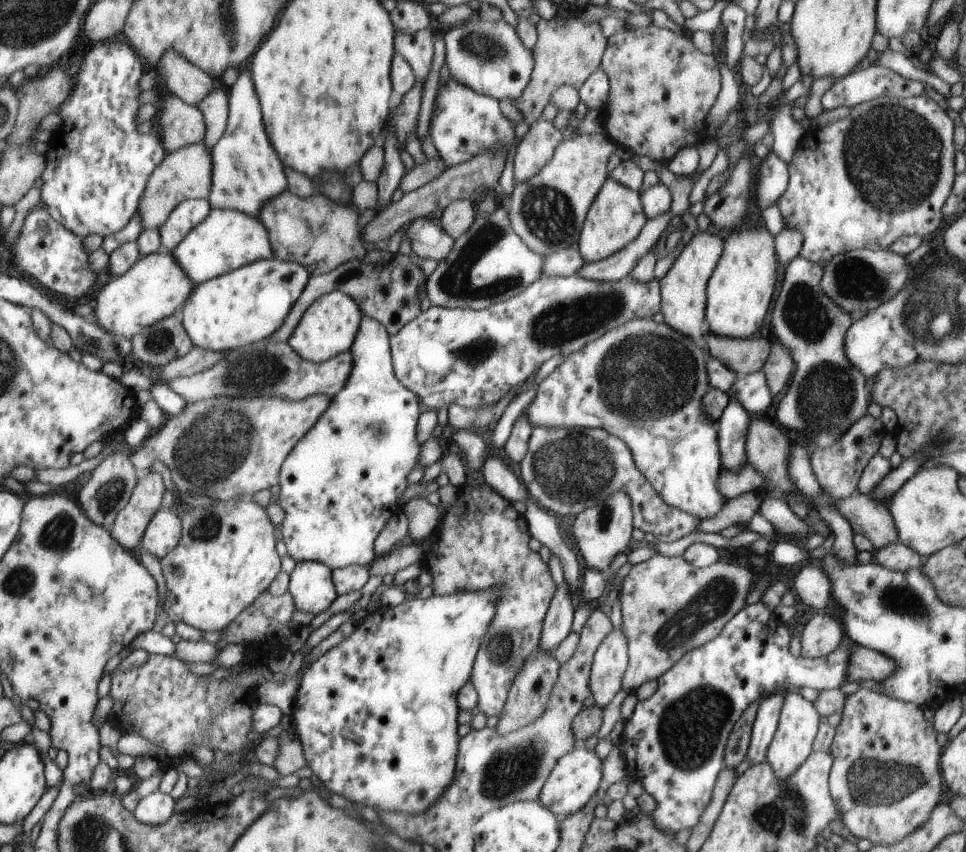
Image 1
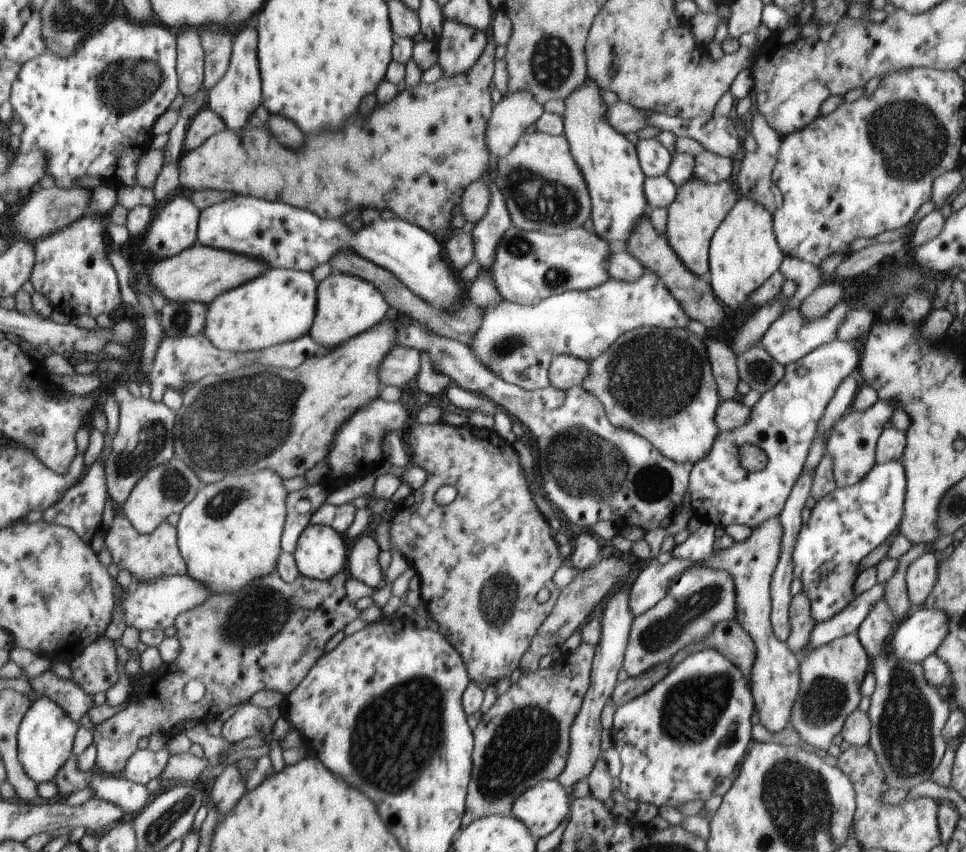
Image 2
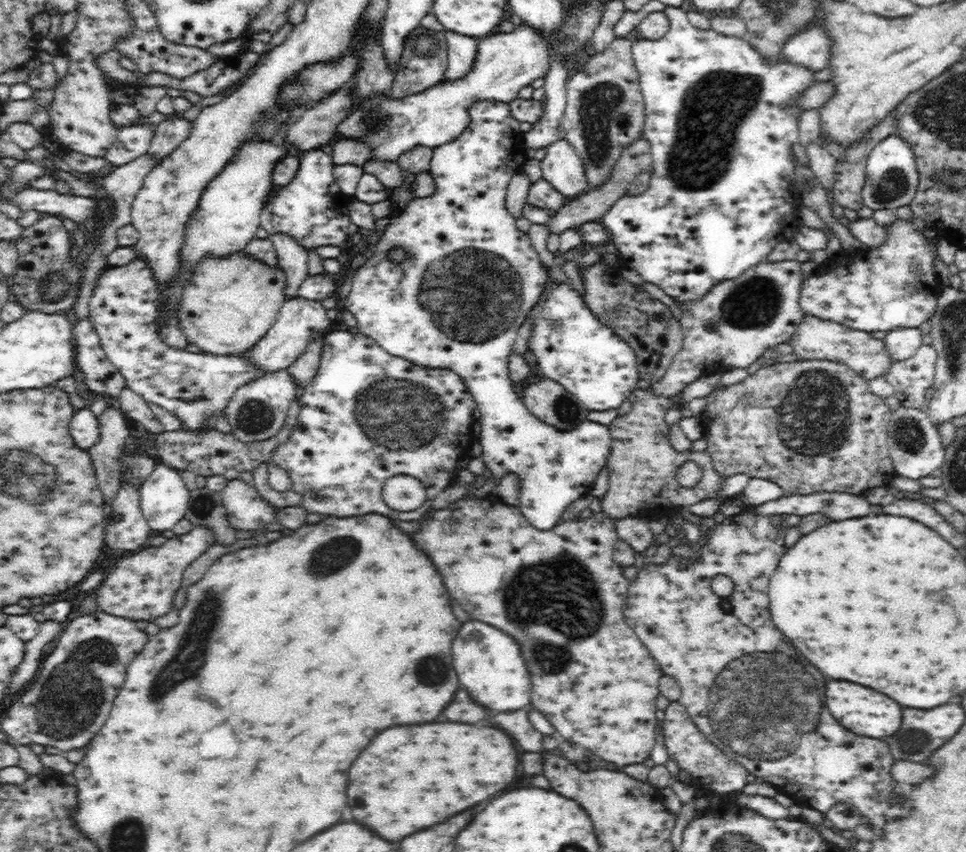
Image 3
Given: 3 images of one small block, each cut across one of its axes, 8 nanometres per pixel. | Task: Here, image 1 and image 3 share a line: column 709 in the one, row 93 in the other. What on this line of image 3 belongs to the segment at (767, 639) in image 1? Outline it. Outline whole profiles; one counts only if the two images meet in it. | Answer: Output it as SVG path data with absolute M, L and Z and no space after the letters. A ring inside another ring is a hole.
M680 7L664 8L664 15L670 21L670 30L659 39L641 39L632 44L632 54L638 75L640 75L640 89L644 98L644 130L642 137L650 143L652 155L652 174L648 188L639 195L624 195L619 198L604 213L601 224L609 232L610 246L618 255L626 258L630 269L636 270L645 282L650 282L662 288L666 295L678 303L690 303L701 300L710 288L724 282L734 280L744 274L748 268L762 263L776 244L790 241L793 234L802 225L800 217L796 215L796 208L800 206L801 198L795 189L795 168L799 163L794 157L792 146L798 143L798 120L802 109L796 105L796 100L809 90L814 82L814 71L796 63L790 63L778 55L775 61L766 61L760 51L750 45L746 38L726 36L714 29L702 30L694 27L688 21L687 12Z

